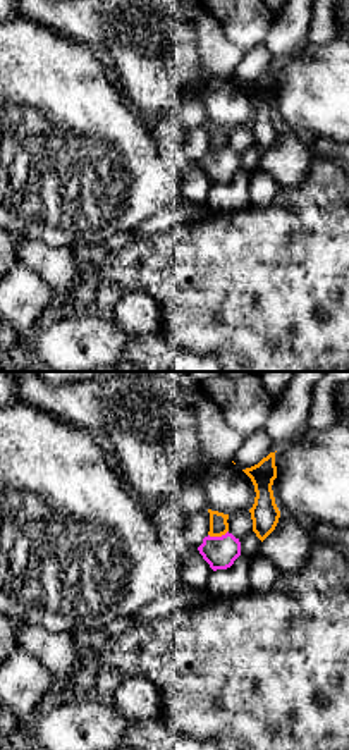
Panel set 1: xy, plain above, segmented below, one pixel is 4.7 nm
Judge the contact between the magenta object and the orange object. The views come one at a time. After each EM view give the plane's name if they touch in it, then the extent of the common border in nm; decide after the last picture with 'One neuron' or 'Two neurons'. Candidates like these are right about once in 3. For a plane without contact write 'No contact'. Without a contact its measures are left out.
Touches magenta in xy. Shared border 100 nm

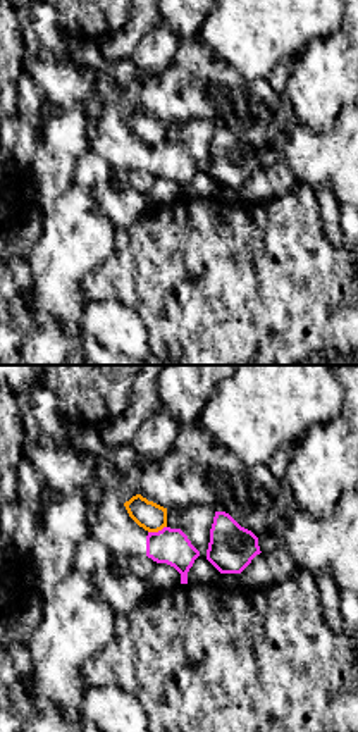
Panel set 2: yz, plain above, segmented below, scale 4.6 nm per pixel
Touches magenta in yz. Shared border 90 nm

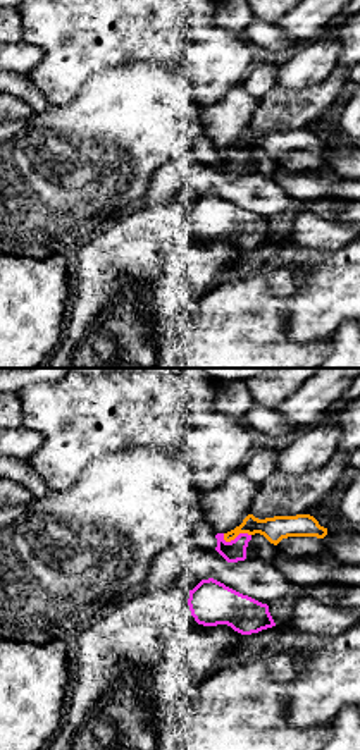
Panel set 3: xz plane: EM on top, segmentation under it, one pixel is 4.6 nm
Touches magenta in xz. Shared border 140 nm

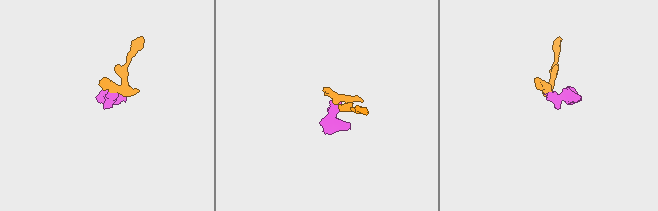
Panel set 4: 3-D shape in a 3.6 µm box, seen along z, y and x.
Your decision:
Two neurons

